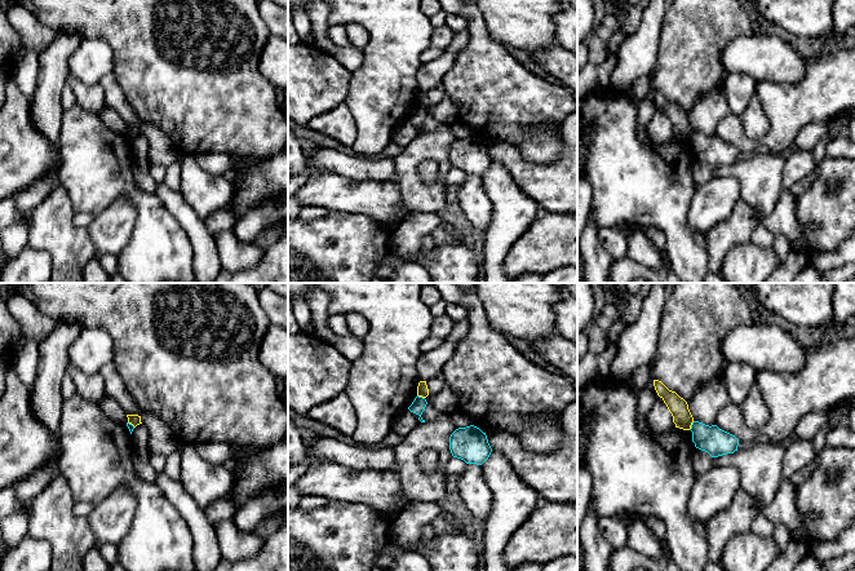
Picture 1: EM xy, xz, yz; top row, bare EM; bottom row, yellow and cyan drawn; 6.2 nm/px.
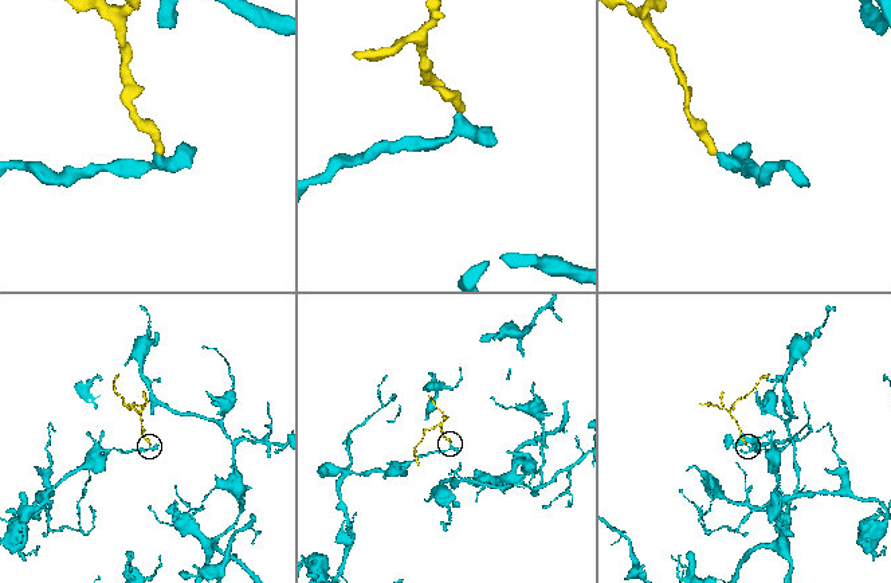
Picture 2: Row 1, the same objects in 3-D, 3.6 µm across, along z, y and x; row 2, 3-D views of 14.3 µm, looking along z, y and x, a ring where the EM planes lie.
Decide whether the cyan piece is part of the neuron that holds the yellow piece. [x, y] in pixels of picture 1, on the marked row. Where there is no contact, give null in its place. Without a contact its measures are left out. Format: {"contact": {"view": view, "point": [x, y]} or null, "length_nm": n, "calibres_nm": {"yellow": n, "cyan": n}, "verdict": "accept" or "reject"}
{"contact": {"view": "yz", "point": [691, 424]}, "length_nm": 70, "calibres_nm": {"yellow": 120, "cyan": 170}, "verdict": "reject"}

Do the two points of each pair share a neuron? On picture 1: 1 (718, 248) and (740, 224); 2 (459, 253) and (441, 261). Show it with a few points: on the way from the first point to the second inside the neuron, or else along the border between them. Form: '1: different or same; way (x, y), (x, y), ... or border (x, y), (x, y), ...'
1: same; way (722, 242), (734, 230)
2: same; way (455, 257), (451, 261), (444, 261)

